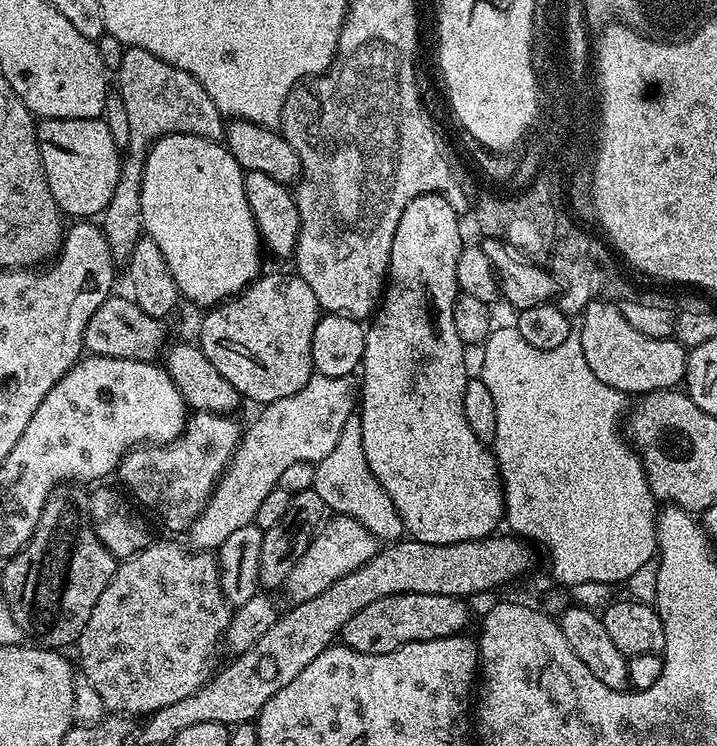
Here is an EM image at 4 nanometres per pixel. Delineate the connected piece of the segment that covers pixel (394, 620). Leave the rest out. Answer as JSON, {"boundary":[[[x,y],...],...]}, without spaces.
{"boundary":[[[390,594],[370,602],[358,610],[340,631],[339,639],[345,648],[362,654],[390,654],[410,642],[426,642],[430,638],[459,636],[470,619],[469,601],[446,594]]]}

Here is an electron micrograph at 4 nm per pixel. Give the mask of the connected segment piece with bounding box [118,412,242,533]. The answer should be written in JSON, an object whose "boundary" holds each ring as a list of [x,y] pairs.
{"boundary":[[[192,412],[188,423],[184,425],[184,433],[177,440],[155,446],[137,446],[128,451],[124,455],[124,461],[120,463],[118,477],[125,484],[123,487],[130,493],[131,499],[141,509],[149,508],[154,515],[161,516],[170,531],[183,533],[187,530],[198,518],[198,514],[204,511],[220,475],[228,469],[228,463],[232,461],[232,455],[240,445],[242,424],[232,419],[236,418],[218,412]]]}

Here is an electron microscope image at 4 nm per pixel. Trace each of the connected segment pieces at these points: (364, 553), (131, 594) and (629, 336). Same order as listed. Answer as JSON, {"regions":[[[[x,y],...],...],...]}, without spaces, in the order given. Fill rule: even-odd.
{"regions":[[[[333,515],[313,535],[306,554],[302,554],[298,566],[294,566],[294,570],[288,575],[286,589],[288,588],[289,594],[293,596],[291,599],[296,602],[314,598],[322,594],[322,590],[338,582],[338,578],[358,570],[366,561],[374,558],[377,551],[378,539],[366,526],[354,518]]],[[[152,542],[149,543],[148,547],[143,548],[141,552],[130,557],[130,559],[119,561],[116,565],[116,573],[110,578],[106,590],[102,590],[102,598],[98,598],[98,606],[94,606],[94,610],[90,614],[90,622],[86,622],[86,626],[82,630],[78,641],[78,649],[80,648],[80,664],[78,660],[78,668],[82,673],[83,679],[88,680],[90,686],[94,686],[94,690],[98,690],[105,709],[109,713],[119,714],[125,718],[133,718],[132,716],[147,718],[153,712],[162,710],[162,706],[170,706],[170,702],[190,698],[190,694],[194,694],[202,685],[208,683],[213,675],[212,655],[215,654],[216,647],[219,644],[221,647],[222,641],[225,639],[228,624],[232,621],[233,609],[222,594],[220,566],[217,557],[211,551],[193,550],[191,547],[181,544],[156,544],[156,542]]],[[[611,300],[592,301],[582,308],[582,314],[584,314],[584,317],[581,318],[580,324],[578,320],[578,335],[580,337],[580,341],[582,342],[582,354],[586,354],[586,366],[590,366],[590,370],[594,370],[594,375],[598,377],[598,382],[606,382],[606,386],[610,386],[612,389],[615,390],[615,392],[623,392],[625,394],[631,394],[631,392],[636,392],[635,394],[643,394],[645,392],[663,392],[665,390],[676,390],[679,389],[681,385],[685,383],[688,374],[688,352],[683,346],[679,344],[677,340],[675,340],[674,338],[671,340],[659,340],[658,338],[646,338],[646,334],[641,334],[639,330],[634,330],[634,326],[630,326],[630,322],[626,322],[626,318],[622,318],[622,310],[620,309],[619,303],[613,303]]]]}

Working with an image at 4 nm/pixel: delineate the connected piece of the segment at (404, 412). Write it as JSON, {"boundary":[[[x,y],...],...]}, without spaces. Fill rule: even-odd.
{"boundary":[[[439,192],[422,194],[418,198],[414,198],[414,202],[410,202],[410,206],[406,206],[406,210],[402,210],[398,230],[394,230],[394,246],[390,246],[390,262],[388,263],[388,278],[384,295],[364,333],[364,358],[362,361],[364,380],[362,376],[362,383],[358,388],[358,415],[361,420],[362,447],[370,470],[385,488],[385,492],[394,502],[394,506],[397,507],[397,513],[401,515],[404,523],[405,533],[411,539],[431,544],[482,540],[485,536],[493,535],[499,529],[496,527],[505,519],[504,486],[500,479],[496,458],[490,451],[489,445],[474,438],[474,430],[470,430],[470,425],[466,422],[466,414],[462,411],[462,394],[466,394],[466,382],[470,378],[470,372],[464,365],[466,346],[458,338],[458,330],[454,330],[454,302],[458,295],[456,286],[458,254],[466,243],[465,237],[460,237],[459,223],[461,224],[461,221],[456,215],[454,206],[450,206],[447,198],[440,195]]]}

